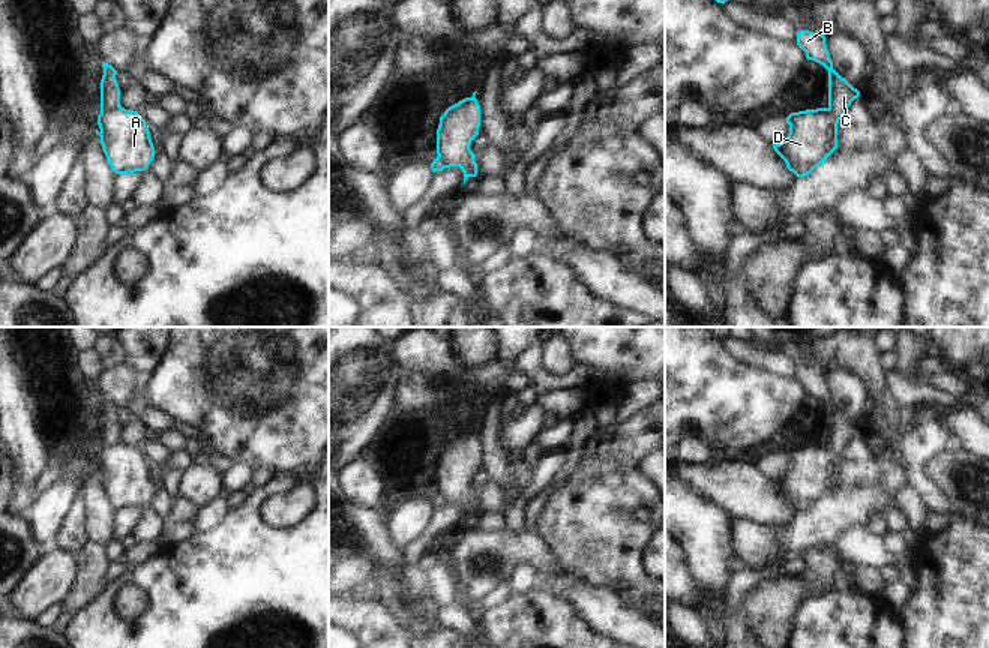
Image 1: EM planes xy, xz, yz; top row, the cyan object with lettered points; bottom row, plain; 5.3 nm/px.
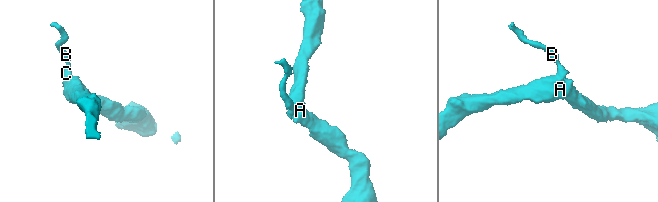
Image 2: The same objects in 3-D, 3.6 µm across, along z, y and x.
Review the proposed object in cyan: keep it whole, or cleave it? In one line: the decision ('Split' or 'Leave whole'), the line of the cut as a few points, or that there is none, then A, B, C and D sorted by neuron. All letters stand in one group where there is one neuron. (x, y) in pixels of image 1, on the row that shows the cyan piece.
Split. Split along xy (119, 105), (101, 114). Groups: A D / B C

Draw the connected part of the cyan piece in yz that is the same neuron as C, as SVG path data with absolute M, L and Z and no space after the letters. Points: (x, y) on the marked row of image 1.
M800 30L797 32L797 45L806 52L807 60L813 60L828 70L828 110L843 120L845 111L860 96L860 92L833 69L822 33Z

